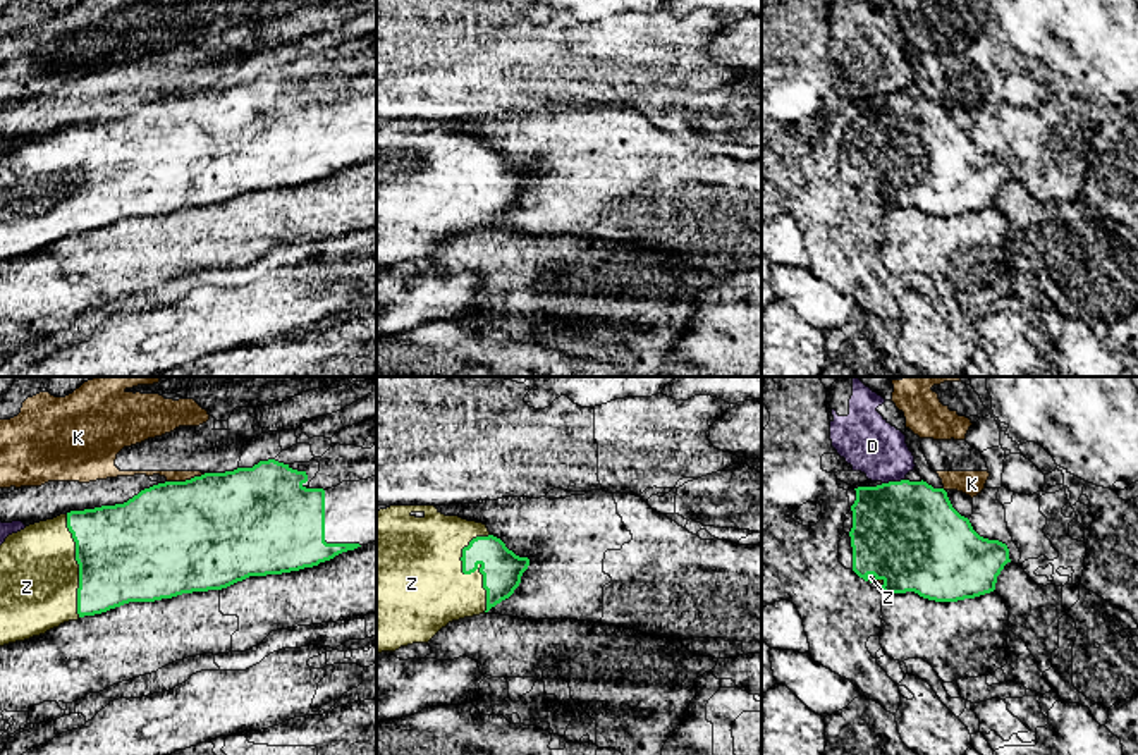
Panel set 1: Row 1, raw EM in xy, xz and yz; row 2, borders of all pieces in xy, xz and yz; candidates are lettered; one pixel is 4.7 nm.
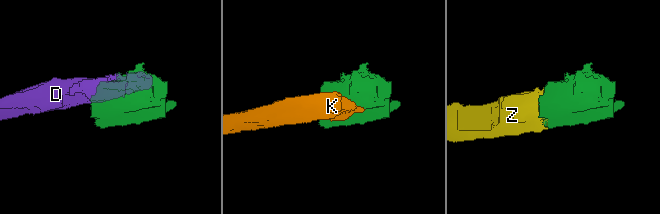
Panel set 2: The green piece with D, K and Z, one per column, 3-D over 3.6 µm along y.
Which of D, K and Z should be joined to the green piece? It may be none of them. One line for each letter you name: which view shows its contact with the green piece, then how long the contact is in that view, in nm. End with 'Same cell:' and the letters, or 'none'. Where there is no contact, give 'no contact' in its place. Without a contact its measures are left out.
Z: xz | 360 nm
Same cell: Z

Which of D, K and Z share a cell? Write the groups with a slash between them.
D / K / Z

